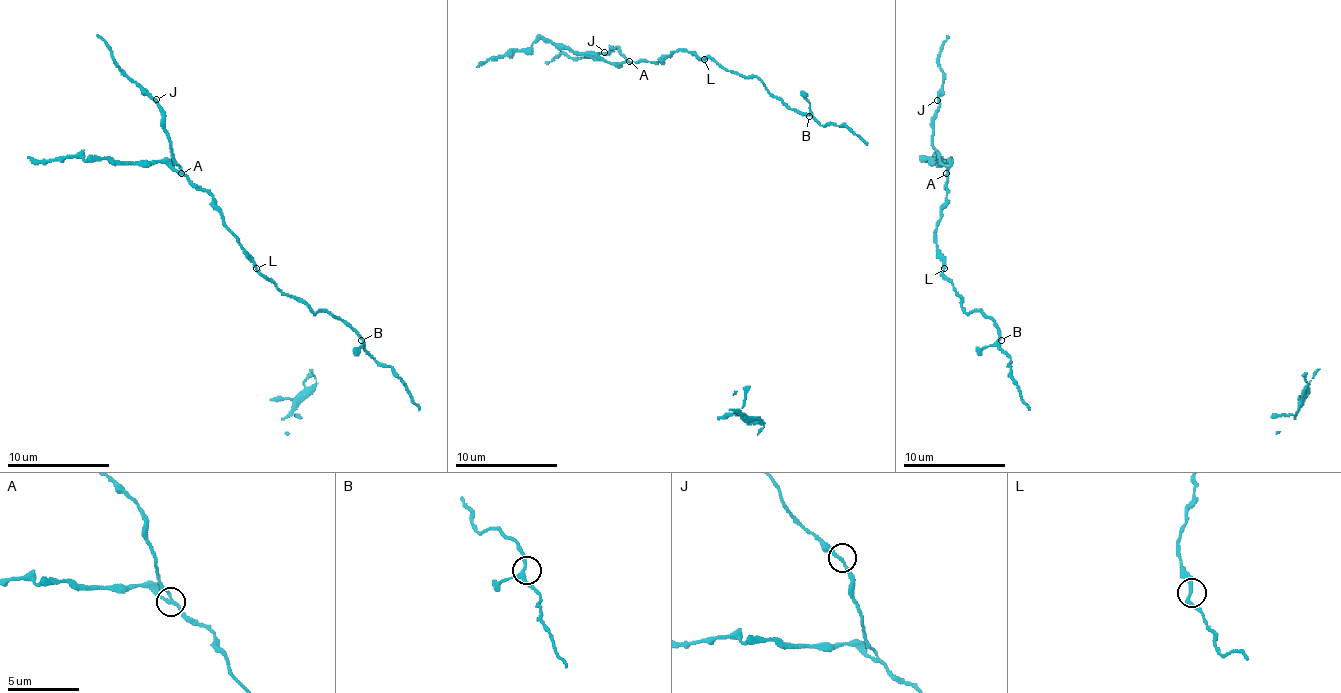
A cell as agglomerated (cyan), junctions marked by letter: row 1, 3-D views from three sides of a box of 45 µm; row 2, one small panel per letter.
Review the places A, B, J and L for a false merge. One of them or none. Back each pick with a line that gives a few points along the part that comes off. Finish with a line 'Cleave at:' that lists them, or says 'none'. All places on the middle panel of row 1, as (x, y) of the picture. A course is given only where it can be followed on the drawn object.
A: course (630, 62), (615, 65), (607, 59), (574, 54), (538, 39), (528, 49), (489, 57), (477, 67)
Cleave at: A

